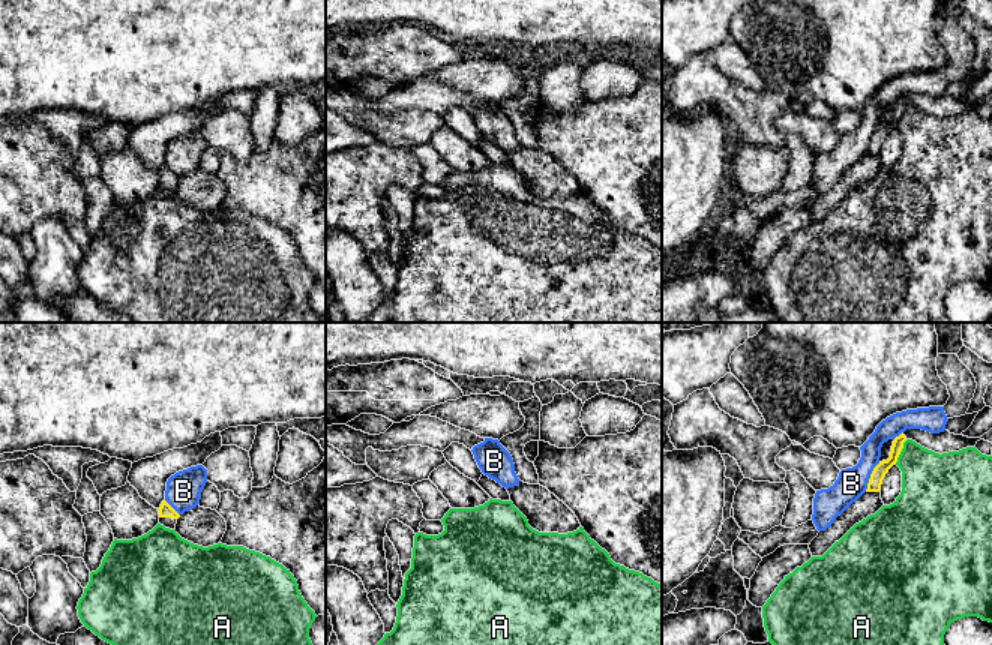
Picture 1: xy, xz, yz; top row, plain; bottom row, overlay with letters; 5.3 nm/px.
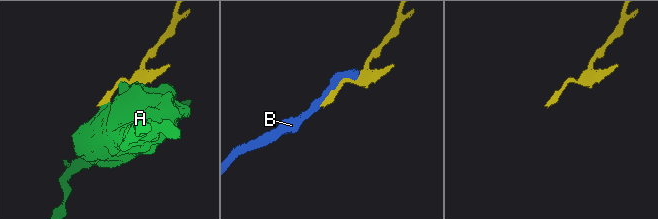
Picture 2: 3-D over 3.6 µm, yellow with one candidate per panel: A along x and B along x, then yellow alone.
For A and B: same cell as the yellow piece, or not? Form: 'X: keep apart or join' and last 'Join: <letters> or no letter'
A: keep apart
B: keep apart
Join: no letter

